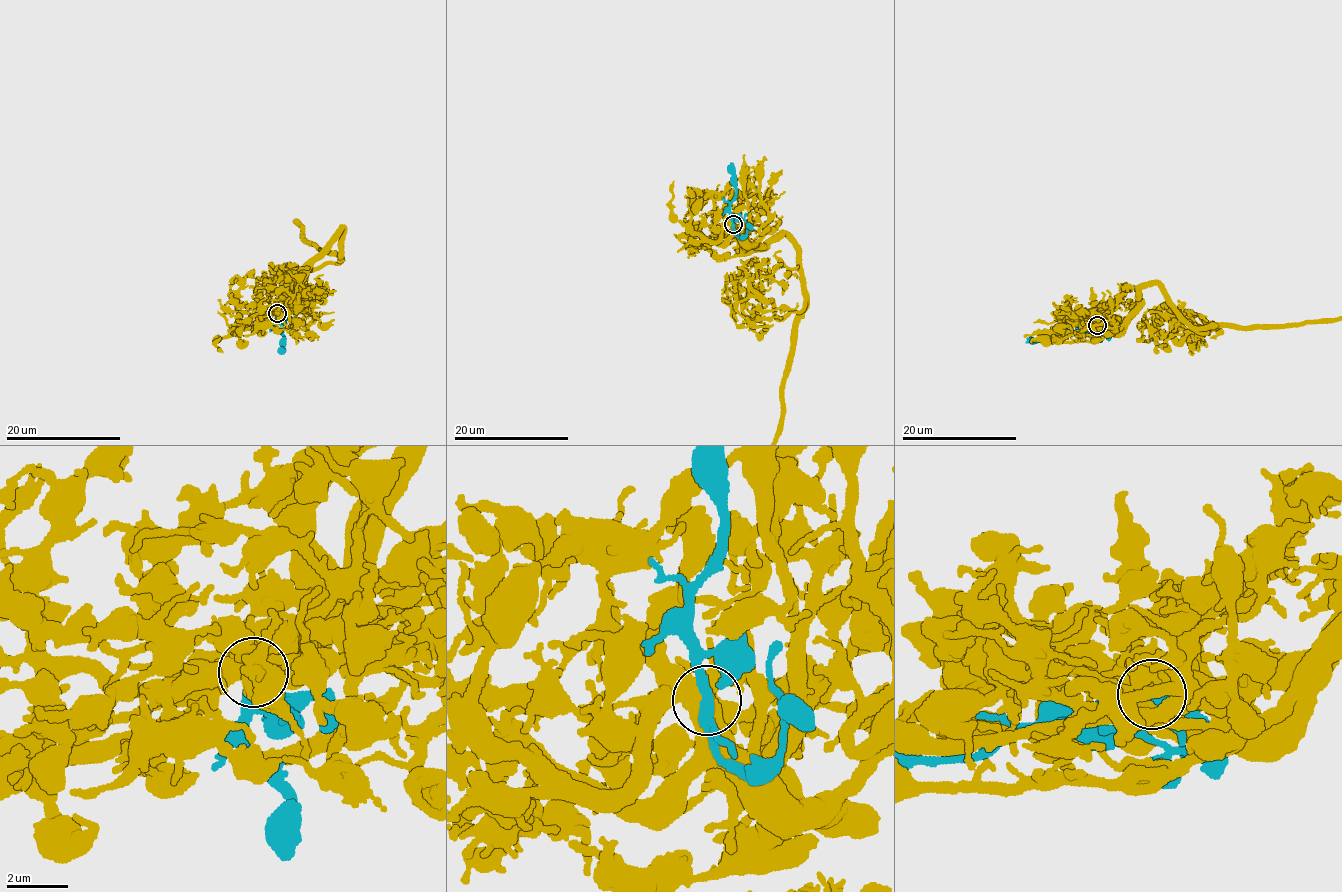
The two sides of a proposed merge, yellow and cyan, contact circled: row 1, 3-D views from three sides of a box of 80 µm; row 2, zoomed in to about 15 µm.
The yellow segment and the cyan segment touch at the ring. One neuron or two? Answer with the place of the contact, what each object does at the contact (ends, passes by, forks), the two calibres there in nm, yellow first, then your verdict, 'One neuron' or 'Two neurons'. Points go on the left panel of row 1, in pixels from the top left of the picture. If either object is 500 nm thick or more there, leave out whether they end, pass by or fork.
Place: (277, 313). Thickness 550 nm (yellow) against 300 nm. One neuron

